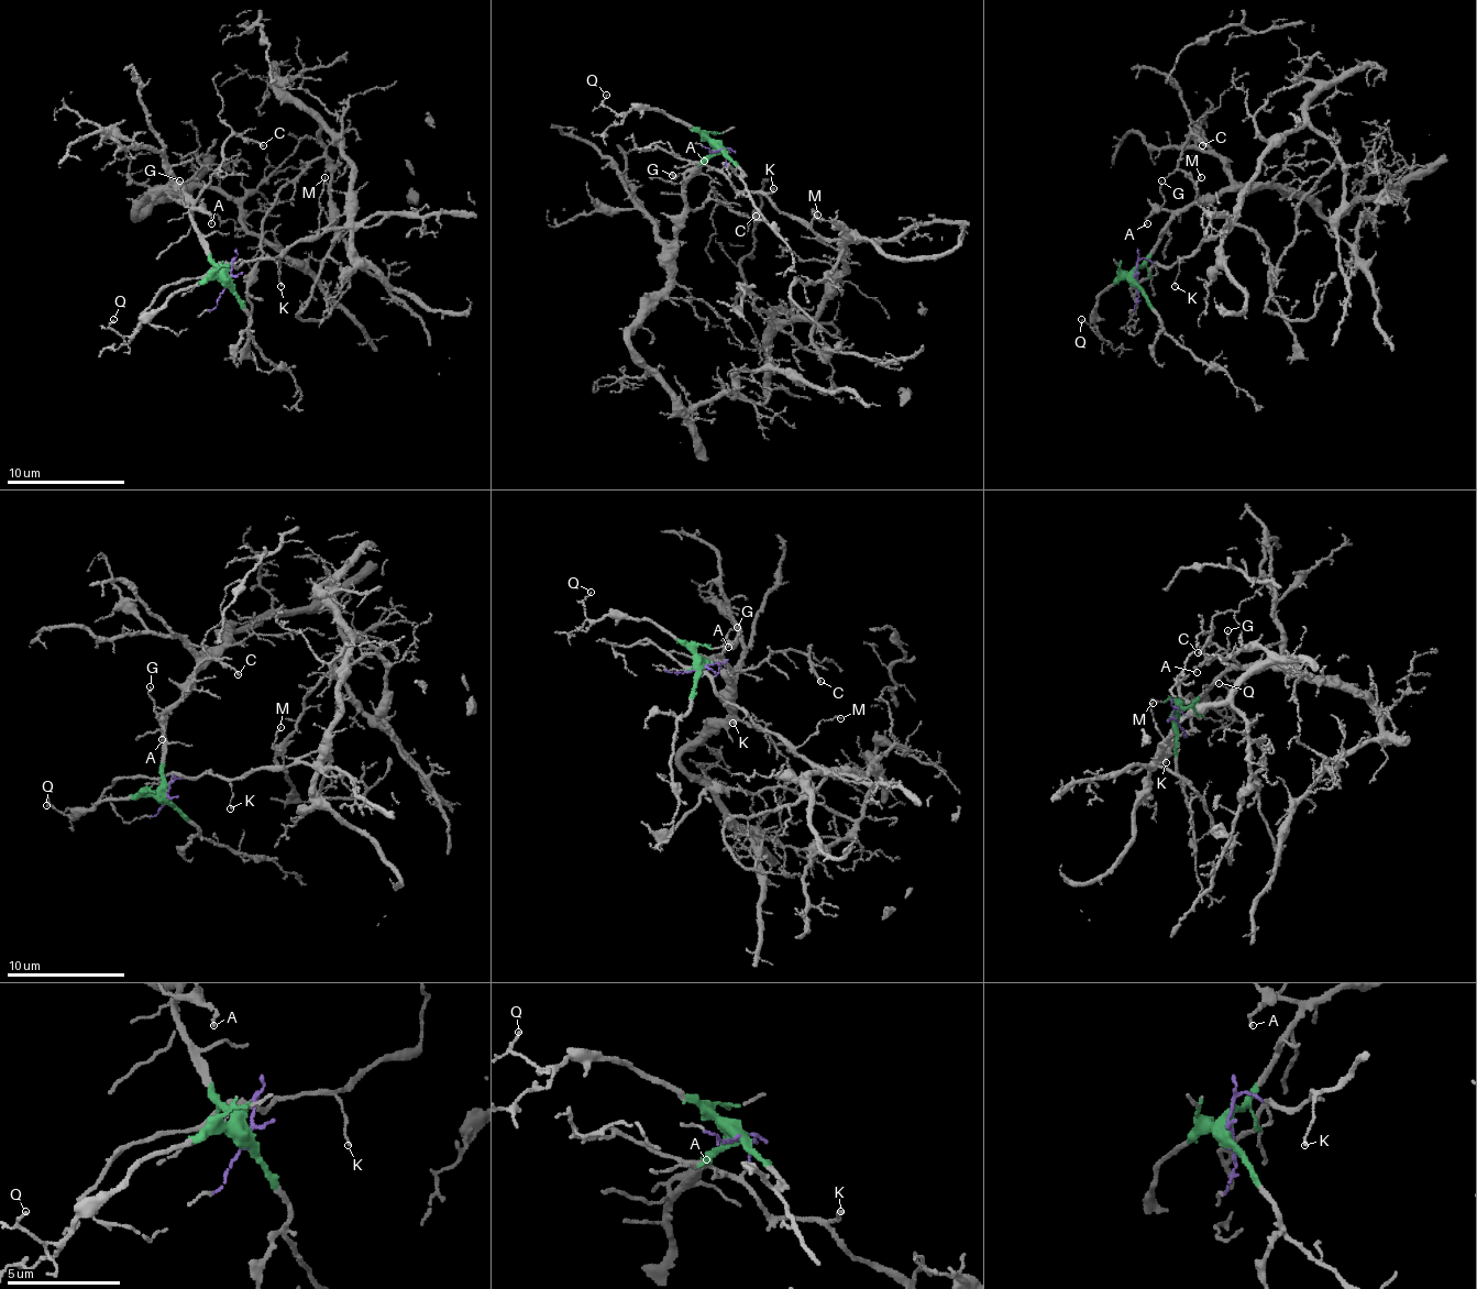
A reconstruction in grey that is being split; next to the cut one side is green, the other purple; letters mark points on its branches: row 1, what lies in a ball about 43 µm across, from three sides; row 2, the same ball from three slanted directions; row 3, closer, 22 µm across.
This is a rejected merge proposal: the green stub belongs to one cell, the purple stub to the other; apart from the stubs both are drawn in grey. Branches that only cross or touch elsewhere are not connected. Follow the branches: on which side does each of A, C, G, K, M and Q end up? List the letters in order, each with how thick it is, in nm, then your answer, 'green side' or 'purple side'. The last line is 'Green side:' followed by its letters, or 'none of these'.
A: 130 nm | green side
C: 140 nm | green side
G: 100 nm | green side
K: 90 nm | purple side
M: 120 nm | purple side
Q: 100 nm | green side
Green side: A, C, G, Q

